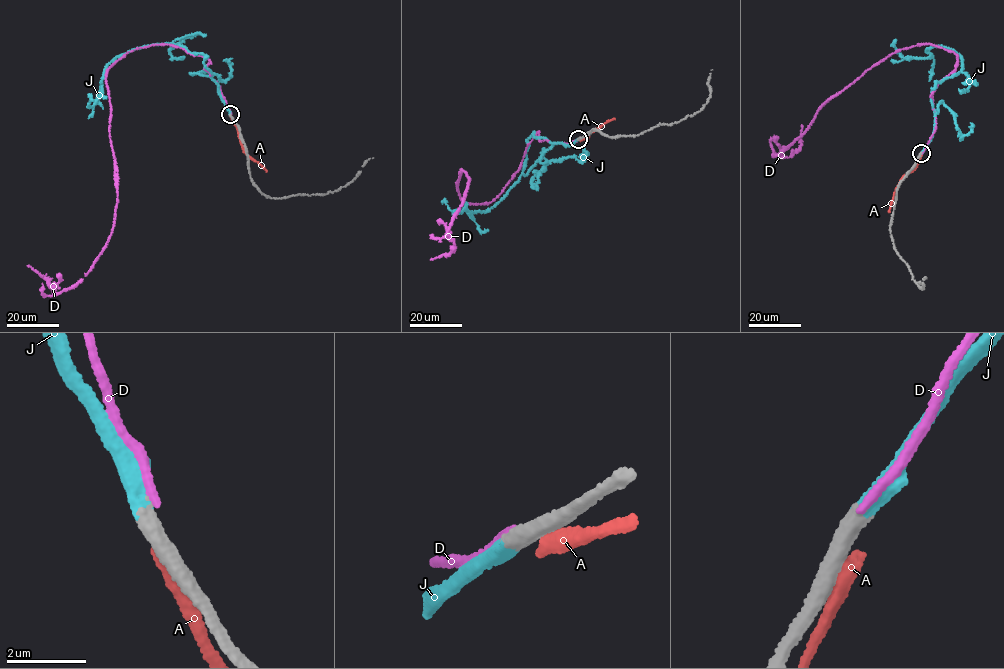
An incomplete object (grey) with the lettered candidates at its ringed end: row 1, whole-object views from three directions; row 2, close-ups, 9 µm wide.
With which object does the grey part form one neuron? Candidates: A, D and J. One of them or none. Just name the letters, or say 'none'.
J

